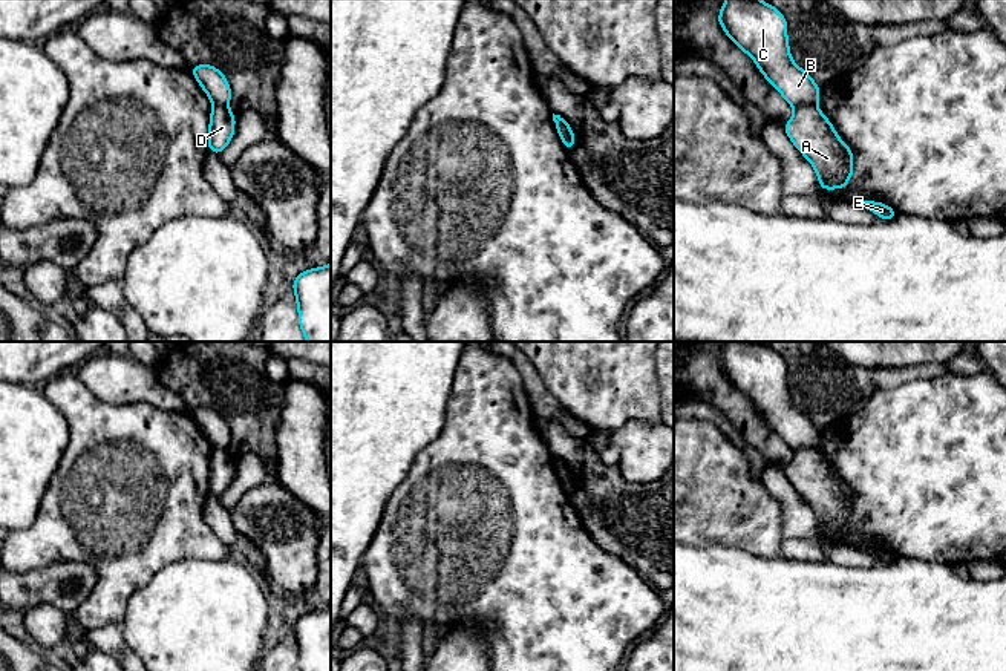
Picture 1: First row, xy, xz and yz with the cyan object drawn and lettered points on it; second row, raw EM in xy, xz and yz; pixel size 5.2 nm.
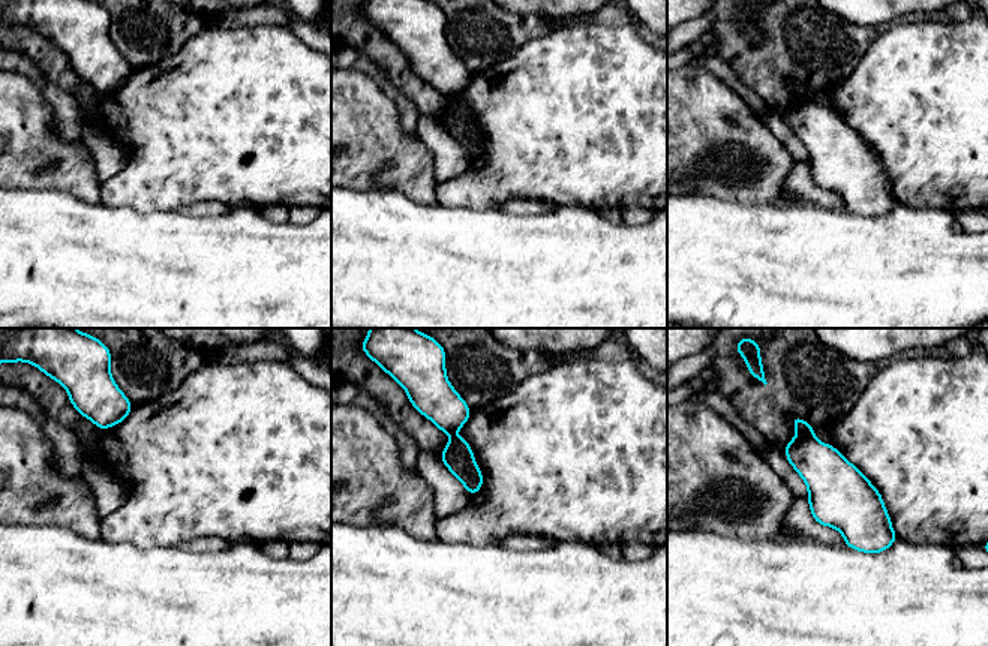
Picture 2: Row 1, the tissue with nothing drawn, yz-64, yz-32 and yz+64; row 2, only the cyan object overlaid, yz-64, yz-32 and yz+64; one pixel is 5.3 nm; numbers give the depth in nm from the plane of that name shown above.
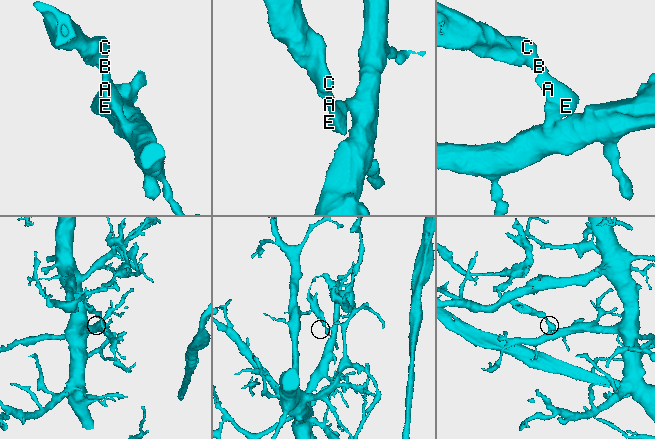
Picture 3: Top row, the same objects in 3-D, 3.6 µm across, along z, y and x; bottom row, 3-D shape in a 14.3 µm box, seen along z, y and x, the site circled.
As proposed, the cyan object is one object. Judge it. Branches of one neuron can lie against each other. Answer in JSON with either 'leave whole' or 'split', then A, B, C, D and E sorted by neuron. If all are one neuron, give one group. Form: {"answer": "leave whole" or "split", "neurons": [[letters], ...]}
{"answer": "split", "neurons": [["A", "D", "E"], ["B", "C"]]}

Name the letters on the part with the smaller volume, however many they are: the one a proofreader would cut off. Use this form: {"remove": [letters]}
{"remove": ["B", "C"]}

